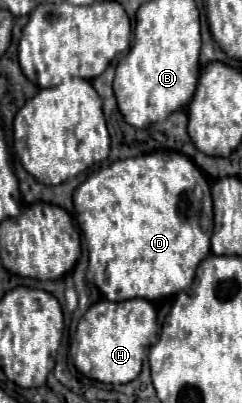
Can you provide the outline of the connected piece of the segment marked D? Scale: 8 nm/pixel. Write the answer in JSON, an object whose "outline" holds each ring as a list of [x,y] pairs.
{"outline":[[[154,151],[148,155],[138,155],[132,159],[120,159],[114,161],[110,165],[104,165],[97,171],[93,172],[76,191],[74,191],[74,209],[76,209],[76,221],[84,233],[86,245],[88,245],[88,271],[86,277],[92,281],[94,285],[104,293],[106,299],[110,301],[126,301],[126,299],[134,299],[134,297],[142,297],[148,301],[166,297],[166,295],[174,295],[178,291],[184,291],[186,287],[190,287],[192,279],[194,279],[194,271],[198,267],[198,263],[210,255],[210,235],[212,235],[212,197],[210,197],[210,183],[204,177],[202,181],[202,215],[200,215],[200,179],[204,173],[198,171],[198,167],[194,165],[194,161],[178,151]]]}

